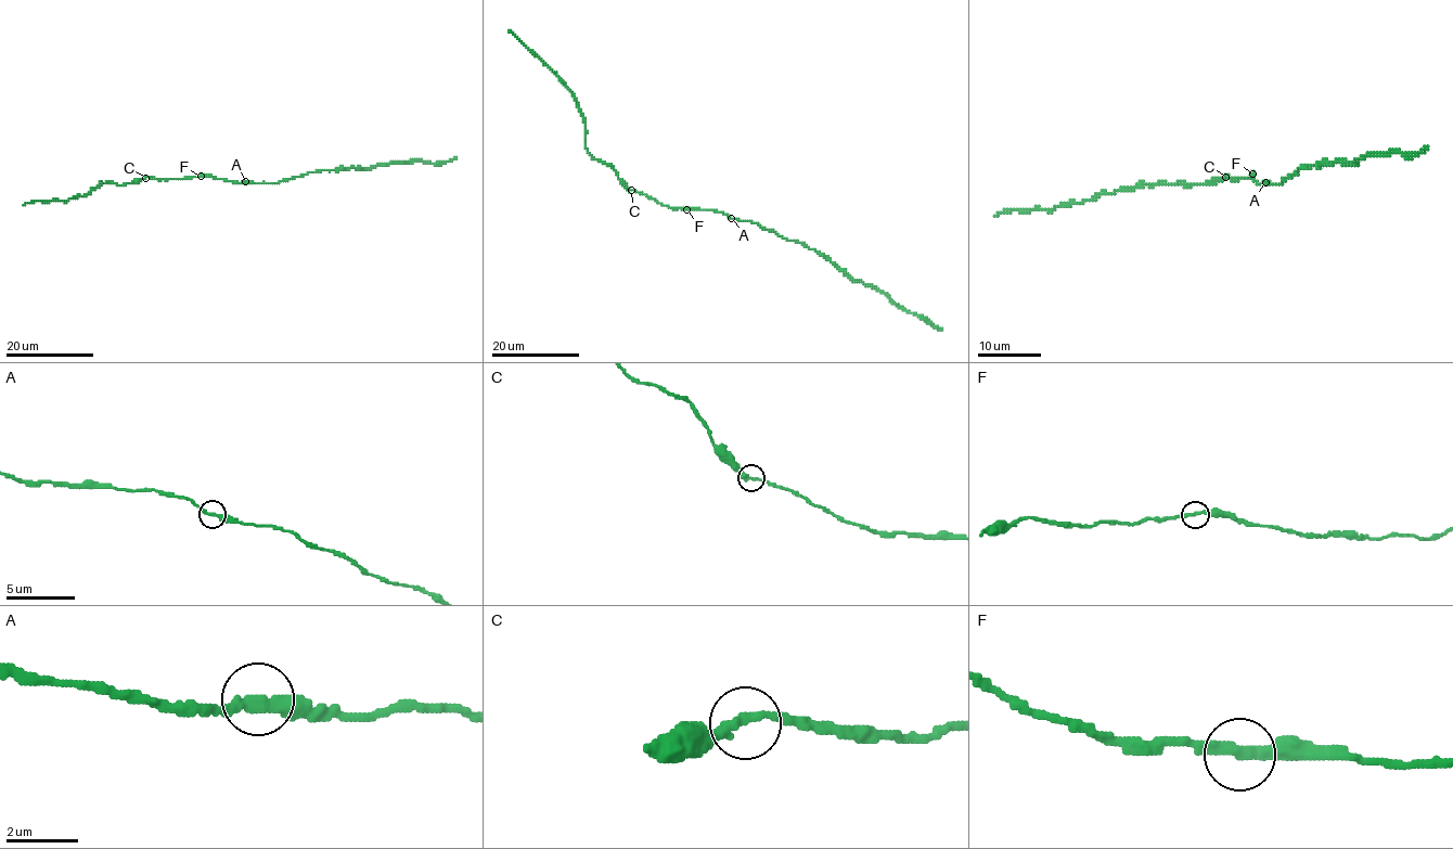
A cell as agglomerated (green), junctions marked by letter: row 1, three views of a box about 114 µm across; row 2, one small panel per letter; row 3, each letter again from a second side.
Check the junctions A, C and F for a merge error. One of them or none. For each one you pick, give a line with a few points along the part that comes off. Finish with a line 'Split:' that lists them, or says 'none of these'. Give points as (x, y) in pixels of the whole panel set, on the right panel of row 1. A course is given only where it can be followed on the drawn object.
Split: none of these

